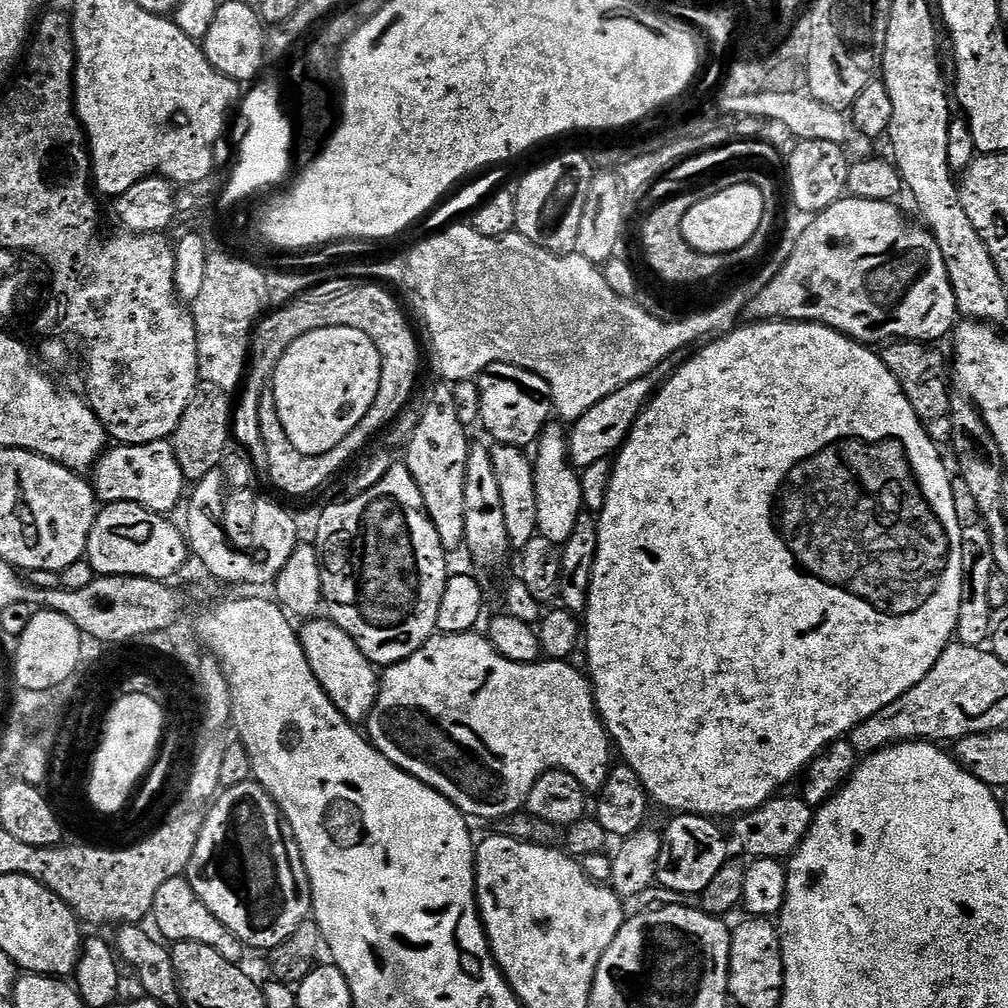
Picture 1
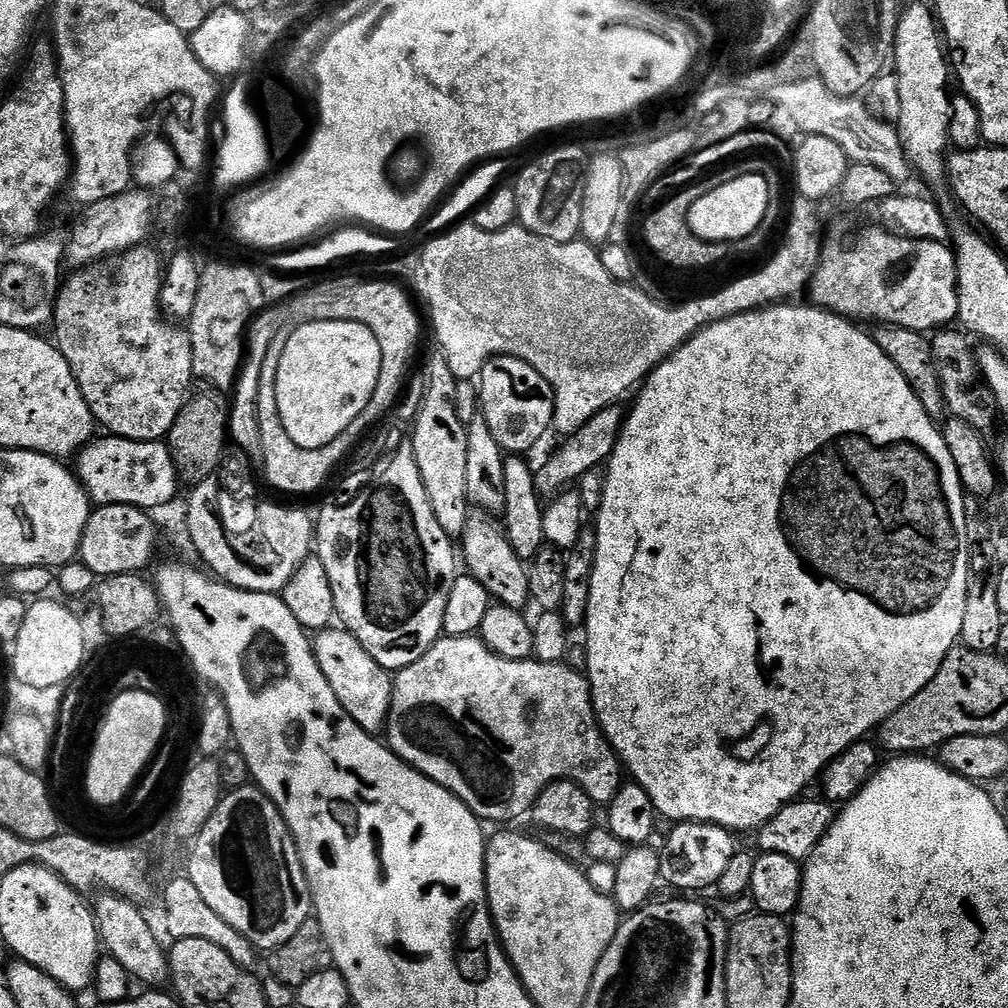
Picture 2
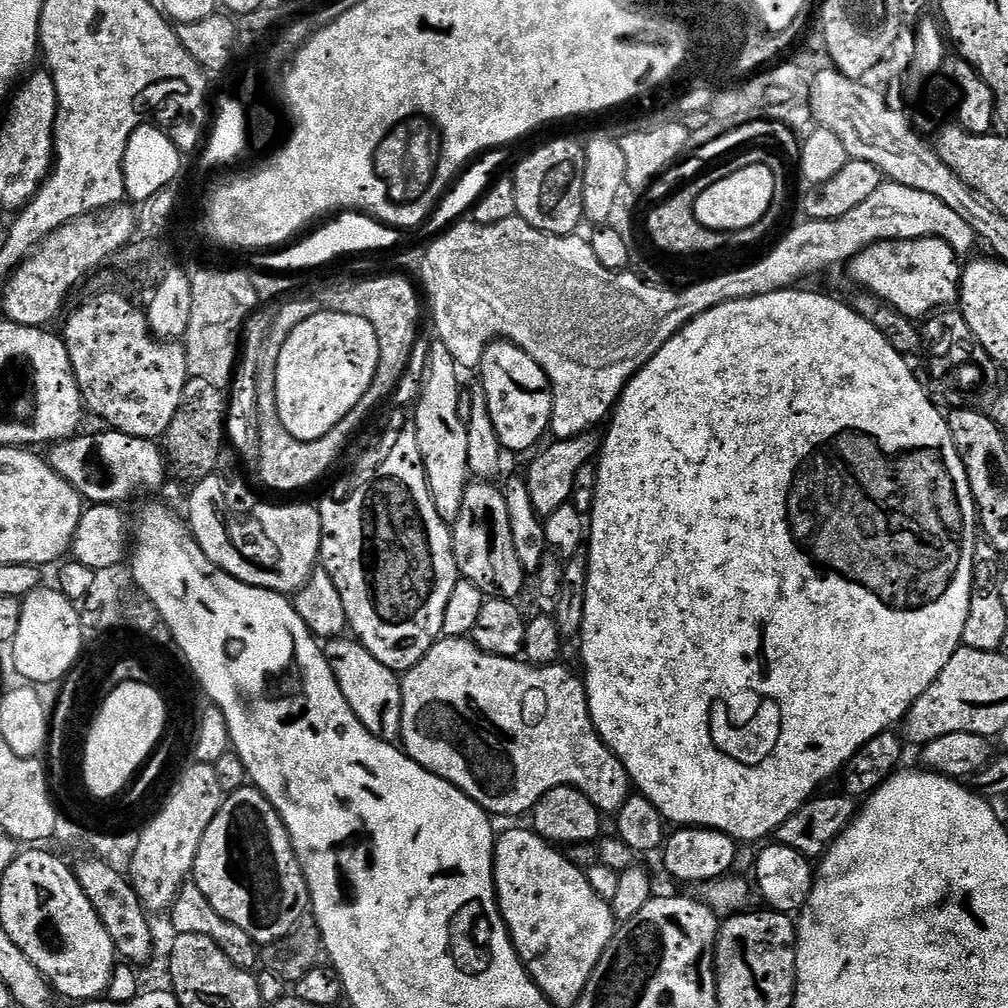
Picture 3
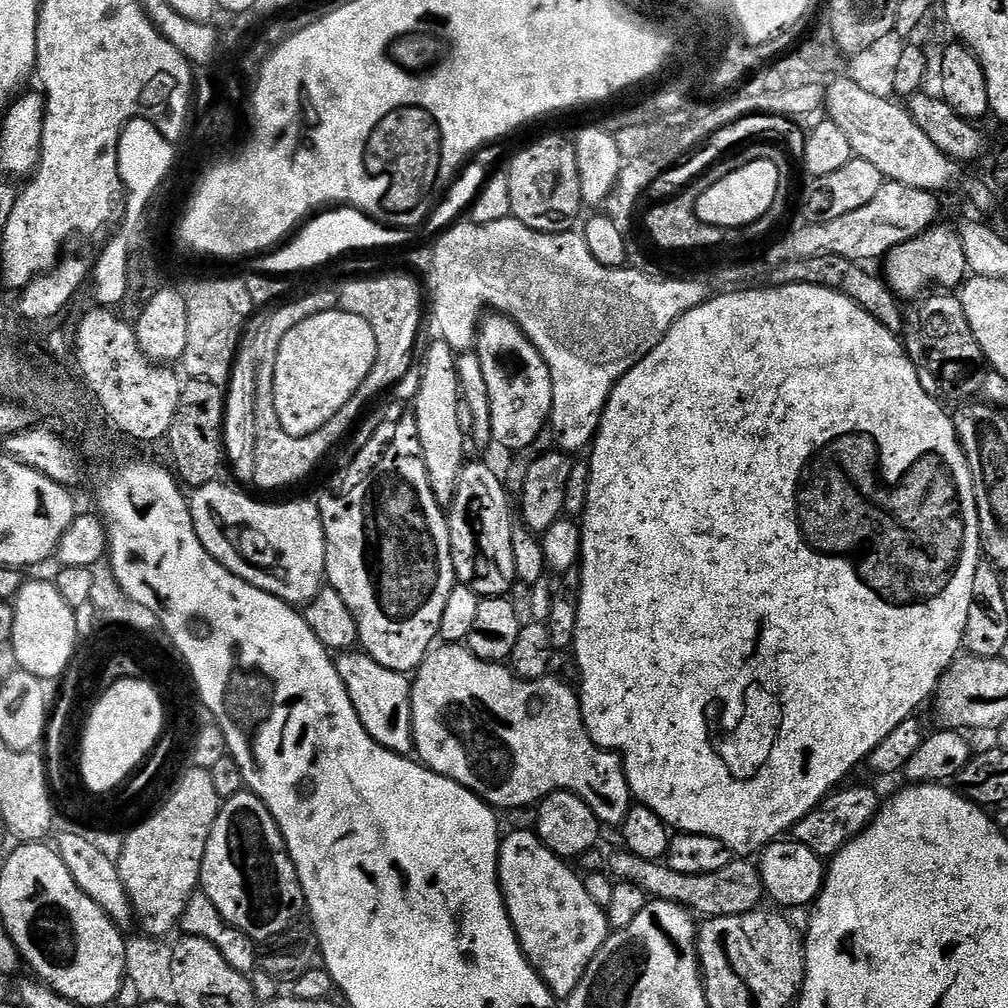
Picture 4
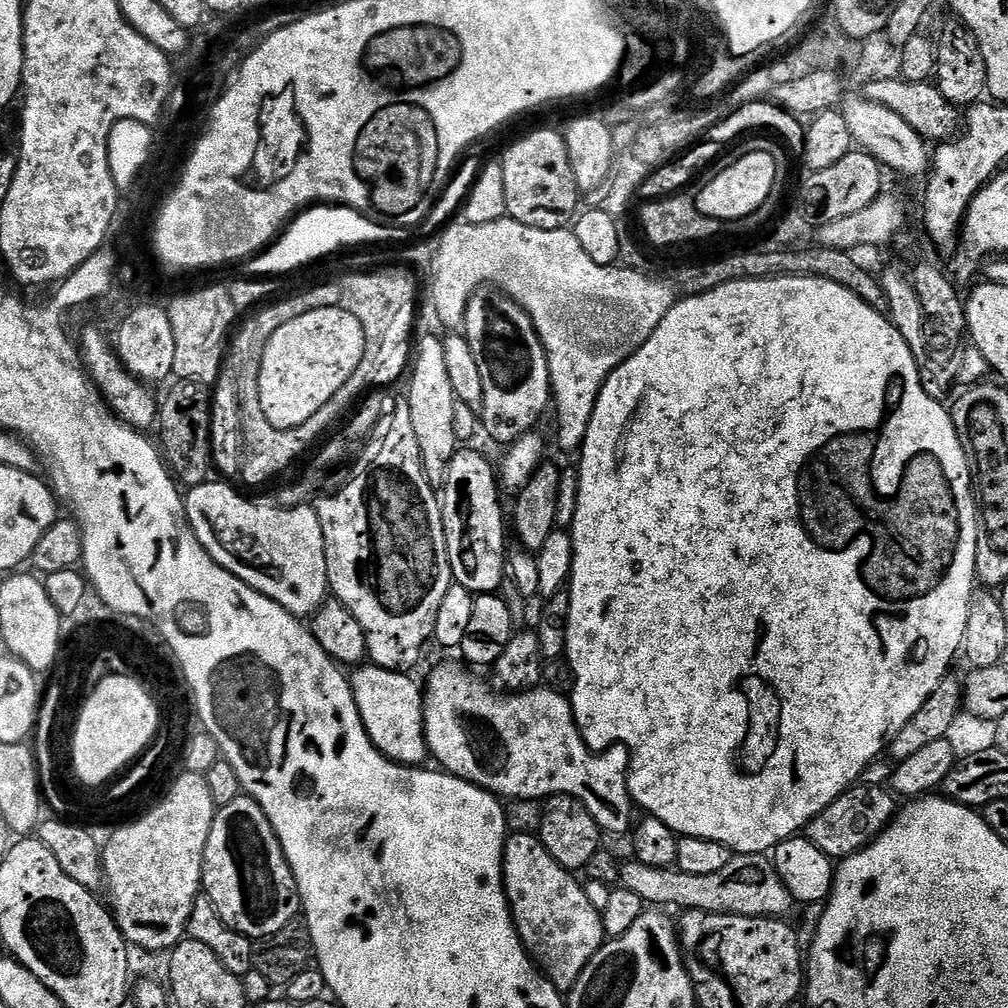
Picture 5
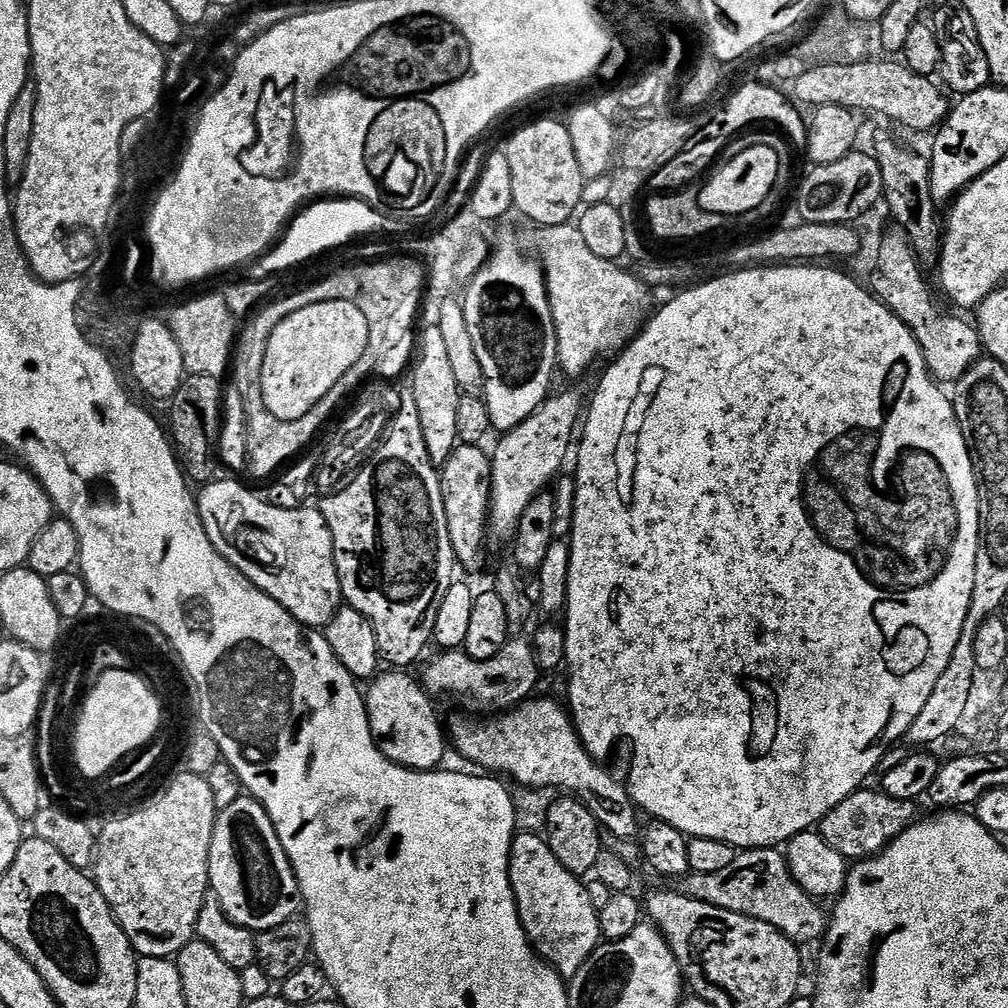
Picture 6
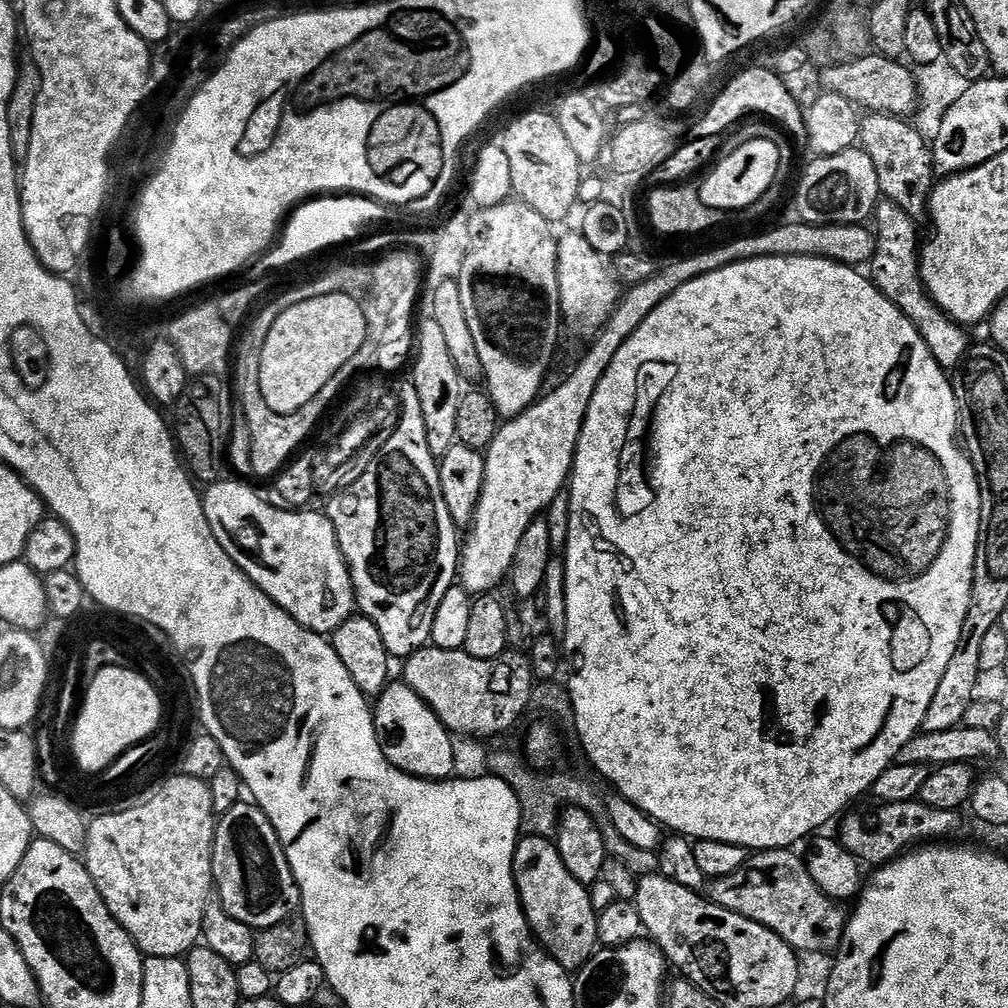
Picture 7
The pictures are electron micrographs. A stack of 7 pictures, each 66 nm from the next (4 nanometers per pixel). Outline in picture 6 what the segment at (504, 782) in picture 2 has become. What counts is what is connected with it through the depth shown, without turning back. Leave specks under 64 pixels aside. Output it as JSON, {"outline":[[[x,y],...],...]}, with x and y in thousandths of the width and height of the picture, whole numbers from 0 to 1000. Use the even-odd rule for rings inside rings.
{"outline":[[[525,692],[491,712],[473,712],[468,708],[454,711],[448,718],[448,726],[446,722],[447,737],[449,734],[453,744],[466,757],[476,761],[473,763],[503,772],[509,779],[545,784],[560,782],[556,784],[575,794],[586,804],[591,814],[602,824],[604,821],[613,832],[627,833],[630,829],[632,832],[633,803],[627,797],[622,777],[580,744],[559,697],[548,692],[532,693]]]}

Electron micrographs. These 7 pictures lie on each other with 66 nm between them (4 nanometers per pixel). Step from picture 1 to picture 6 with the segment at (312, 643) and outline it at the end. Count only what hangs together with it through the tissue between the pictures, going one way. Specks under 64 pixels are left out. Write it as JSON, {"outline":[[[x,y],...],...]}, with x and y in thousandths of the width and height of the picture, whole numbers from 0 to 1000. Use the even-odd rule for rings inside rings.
{"outline":[[[381,665],[364,680],[361,699],[373,741],[384,754],[407,762],[411,766],[428,766],[436,763],[440,754],[442,726],[437,723],[430,691],[420,678],[401,665]]]}

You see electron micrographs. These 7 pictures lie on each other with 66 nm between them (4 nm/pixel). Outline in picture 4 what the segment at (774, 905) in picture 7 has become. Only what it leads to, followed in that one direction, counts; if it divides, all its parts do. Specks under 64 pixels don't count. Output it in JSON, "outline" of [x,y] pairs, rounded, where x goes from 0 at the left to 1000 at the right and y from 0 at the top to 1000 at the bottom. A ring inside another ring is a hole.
{"outline":[[[622,843],[606,846],[605,865],[612,874],[628,877],[638,883],[647,893],[669,895],[682,901],[694,911],[707,909],[735,909],[741,905],[751,904],[755,900],[754,892],[760,889],[758,870],[745,852],[728,851],[716,863],[704,867],[677,867],[661,855],[652,855],[633,851],[633,847]]]}

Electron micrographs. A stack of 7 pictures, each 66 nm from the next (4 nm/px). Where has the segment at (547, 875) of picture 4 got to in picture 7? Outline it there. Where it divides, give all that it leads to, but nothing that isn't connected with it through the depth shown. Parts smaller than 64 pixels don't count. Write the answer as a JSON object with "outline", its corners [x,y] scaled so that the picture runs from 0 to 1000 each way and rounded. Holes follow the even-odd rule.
{"outline":[[[521,828],[512,838],[508,862],[512,882],[516,888],[516,898],[524,912],[528,928],[564,966],[570,965],[593,943],[595,937],[591,918],[593,907],[585,895],[583,881],[577,875],[573,875],[573,871],[565,867],[565,863],[562,863],[562,858],[558,855],[558,847],[554,847],[551,836],[542,829]]]}

